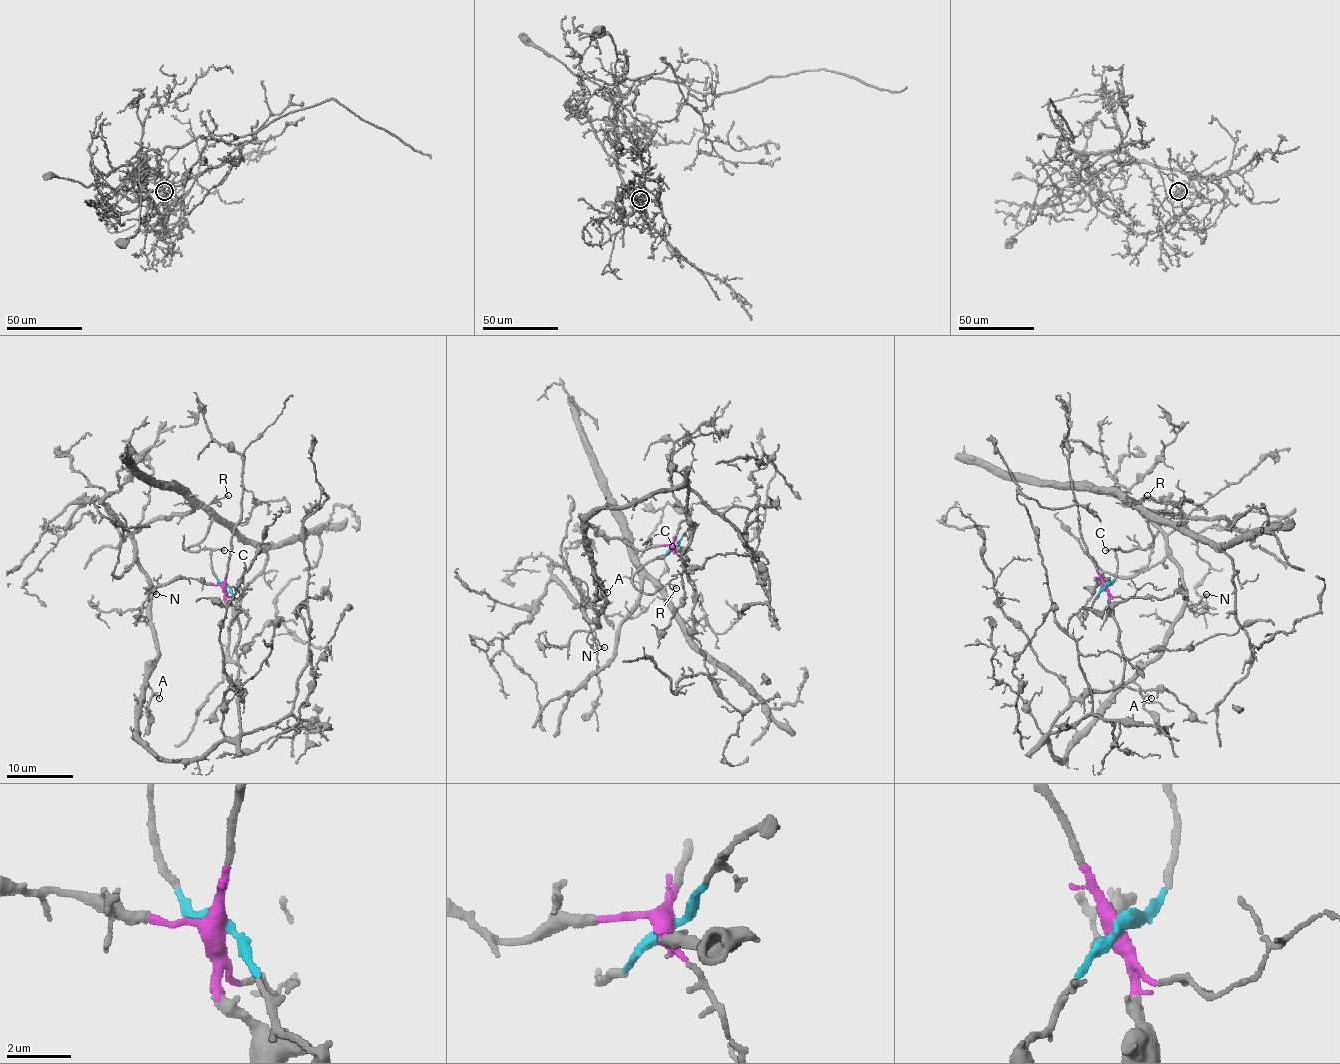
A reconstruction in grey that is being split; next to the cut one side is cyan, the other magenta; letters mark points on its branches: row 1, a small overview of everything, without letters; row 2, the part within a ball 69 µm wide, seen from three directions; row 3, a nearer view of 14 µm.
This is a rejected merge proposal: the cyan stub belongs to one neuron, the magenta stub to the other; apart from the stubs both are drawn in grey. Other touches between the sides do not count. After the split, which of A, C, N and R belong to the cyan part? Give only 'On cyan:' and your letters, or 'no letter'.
On cyan: C, R

